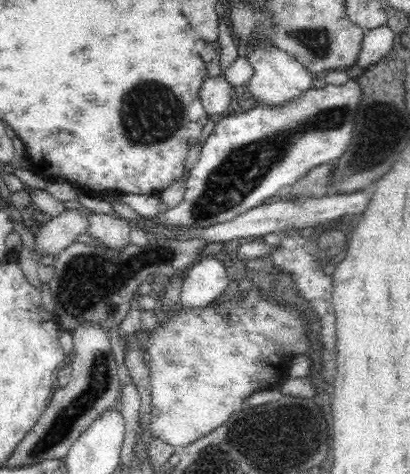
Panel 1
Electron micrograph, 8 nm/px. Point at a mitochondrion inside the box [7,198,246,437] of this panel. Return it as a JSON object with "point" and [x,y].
{"point":[85,288]}

